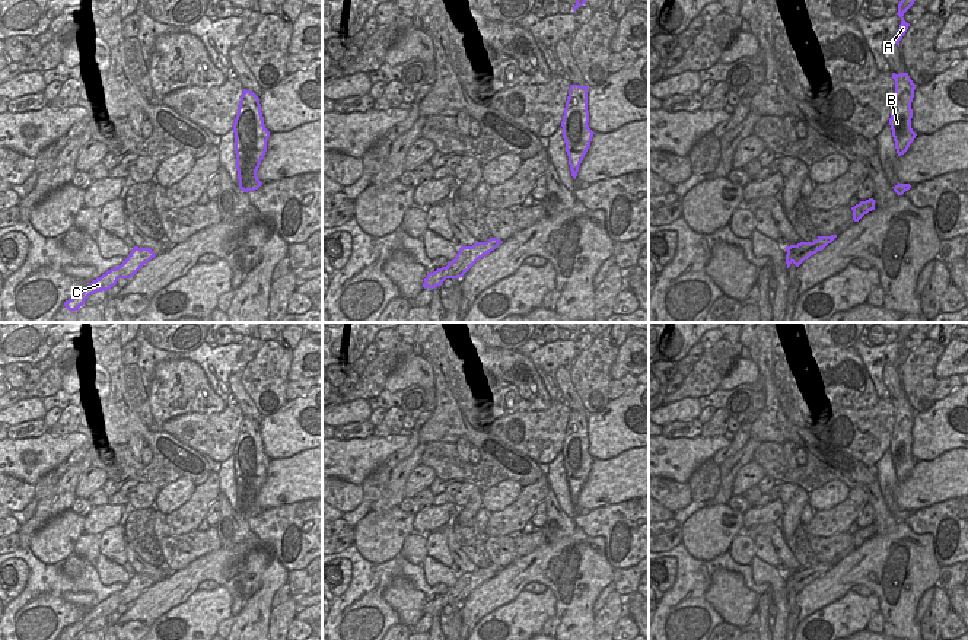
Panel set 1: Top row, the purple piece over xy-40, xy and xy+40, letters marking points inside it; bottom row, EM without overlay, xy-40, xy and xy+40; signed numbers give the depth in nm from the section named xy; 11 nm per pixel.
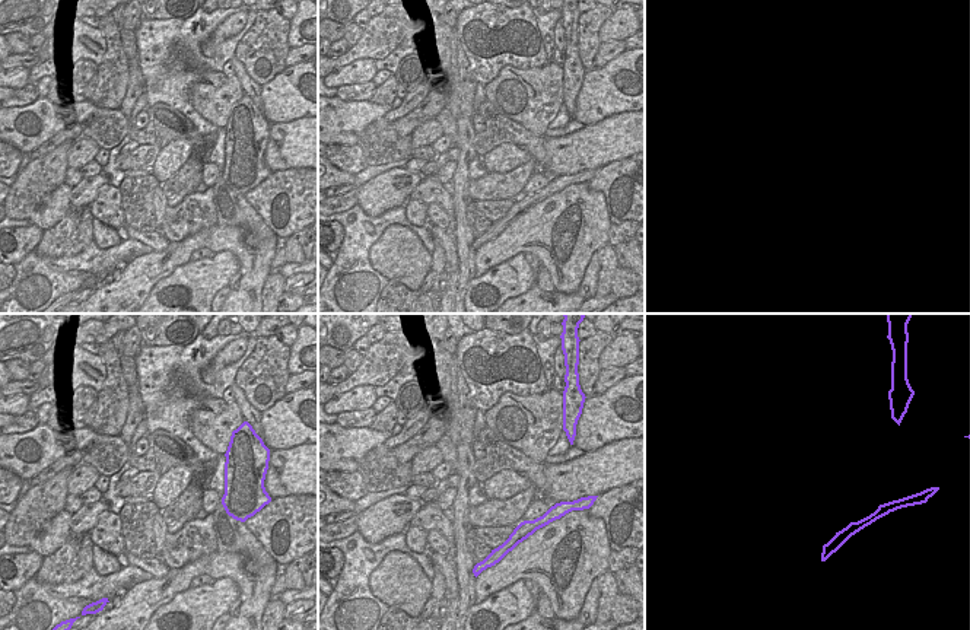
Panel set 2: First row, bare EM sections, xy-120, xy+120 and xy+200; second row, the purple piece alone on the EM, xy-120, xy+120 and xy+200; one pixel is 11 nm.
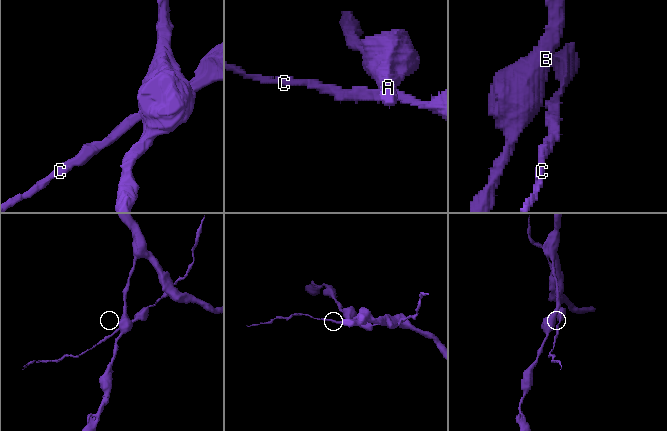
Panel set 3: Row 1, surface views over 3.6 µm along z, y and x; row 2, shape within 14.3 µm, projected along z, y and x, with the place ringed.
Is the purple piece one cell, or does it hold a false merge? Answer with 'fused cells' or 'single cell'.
single cell

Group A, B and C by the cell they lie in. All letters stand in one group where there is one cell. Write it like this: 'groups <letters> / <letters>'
groups A B C

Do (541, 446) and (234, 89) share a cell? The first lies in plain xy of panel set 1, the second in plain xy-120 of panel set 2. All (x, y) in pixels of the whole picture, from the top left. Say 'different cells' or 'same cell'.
same cell

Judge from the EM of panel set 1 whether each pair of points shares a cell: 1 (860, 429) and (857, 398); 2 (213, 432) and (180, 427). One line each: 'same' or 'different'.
1: different
2: same

